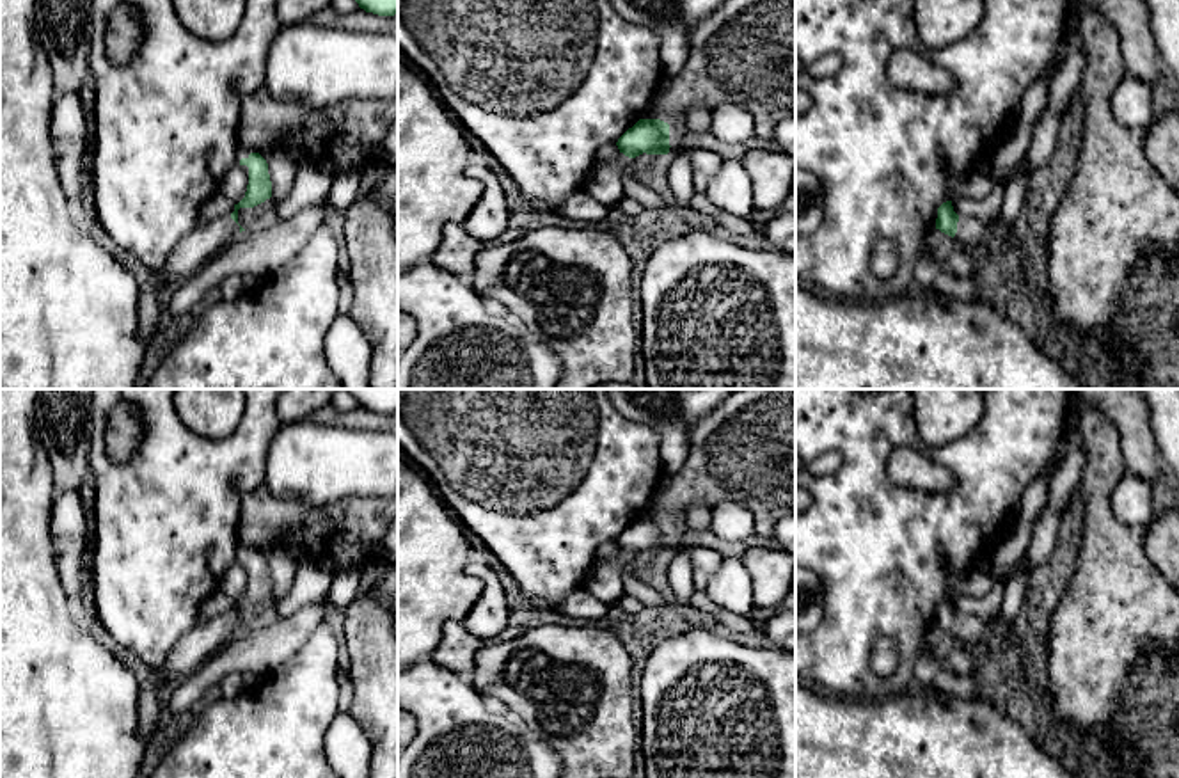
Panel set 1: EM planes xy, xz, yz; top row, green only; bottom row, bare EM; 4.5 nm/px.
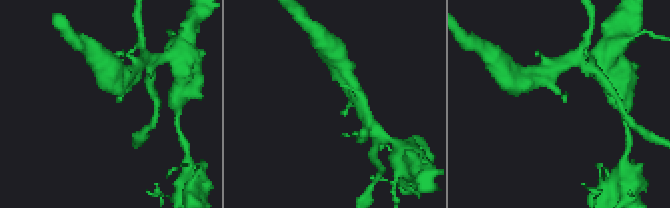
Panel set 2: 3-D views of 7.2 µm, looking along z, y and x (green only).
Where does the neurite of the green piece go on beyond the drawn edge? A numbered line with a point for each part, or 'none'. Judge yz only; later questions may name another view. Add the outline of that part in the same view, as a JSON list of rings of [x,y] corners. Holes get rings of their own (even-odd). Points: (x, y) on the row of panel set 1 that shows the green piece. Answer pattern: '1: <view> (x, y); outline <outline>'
1: yz (972, 233); outline [[[959,215],[957,233],[953,236],[955,245],[969,250],[973,256],[985,245],[994,234],[1001,233],[1001,218],[985,222],[978,217]]]

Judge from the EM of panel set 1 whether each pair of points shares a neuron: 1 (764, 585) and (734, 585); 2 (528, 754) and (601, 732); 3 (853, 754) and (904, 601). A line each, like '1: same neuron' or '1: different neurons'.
1: different neurons
2: different neurons
3: different neurons

